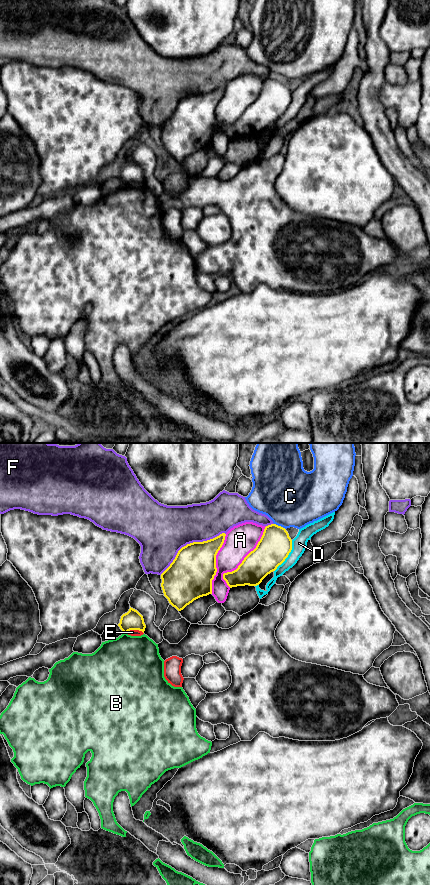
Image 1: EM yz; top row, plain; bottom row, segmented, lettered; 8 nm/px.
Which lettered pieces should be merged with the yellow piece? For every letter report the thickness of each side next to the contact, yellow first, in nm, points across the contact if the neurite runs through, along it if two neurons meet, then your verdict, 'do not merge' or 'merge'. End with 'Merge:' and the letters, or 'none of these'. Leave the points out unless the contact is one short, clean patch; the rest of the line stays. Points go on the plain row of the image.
A: 260/240 nm | do not merge
B: 160/460 nm | do not merge
C: 260/480 nm | do not merge
D: 260/120 nm | do not merge
E: 160/50 nm | along yz (126, 184), (140, 182), (143, 185) | do not merge
F: 360/400 nm | do not merge
Merge: none of these

